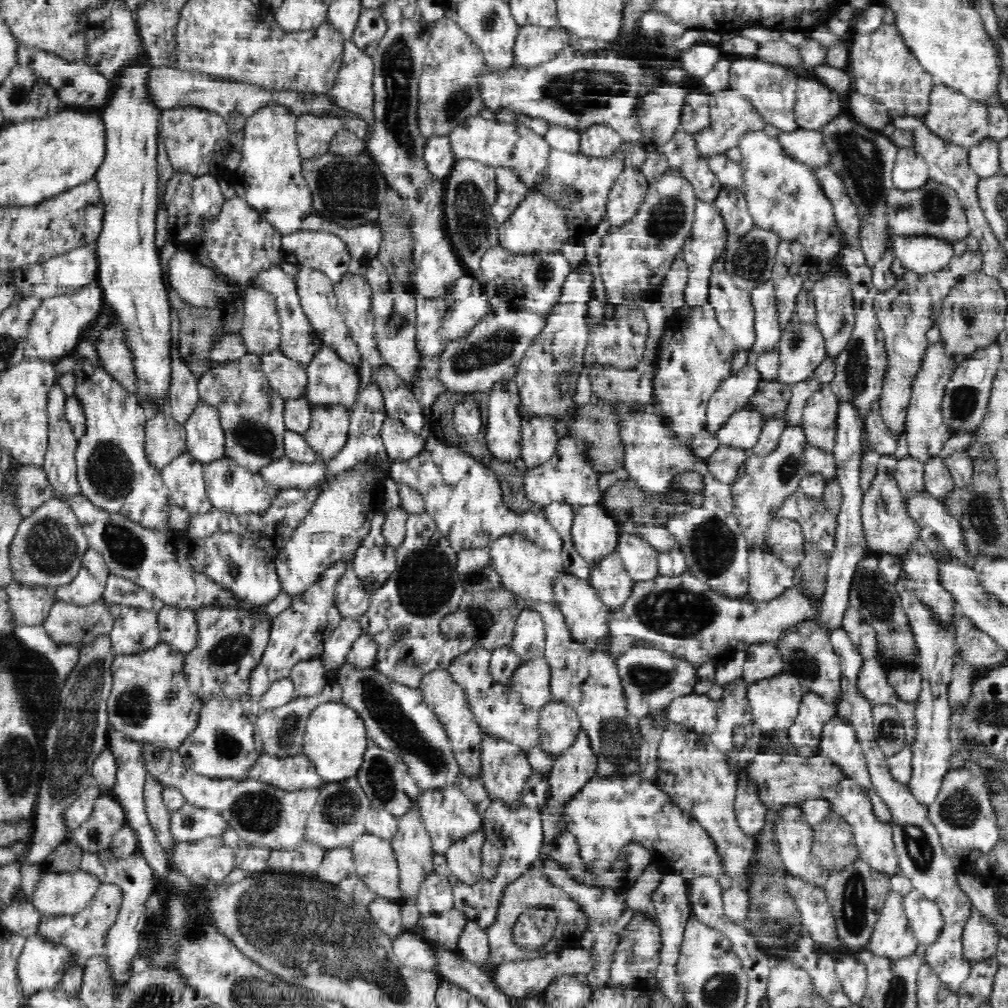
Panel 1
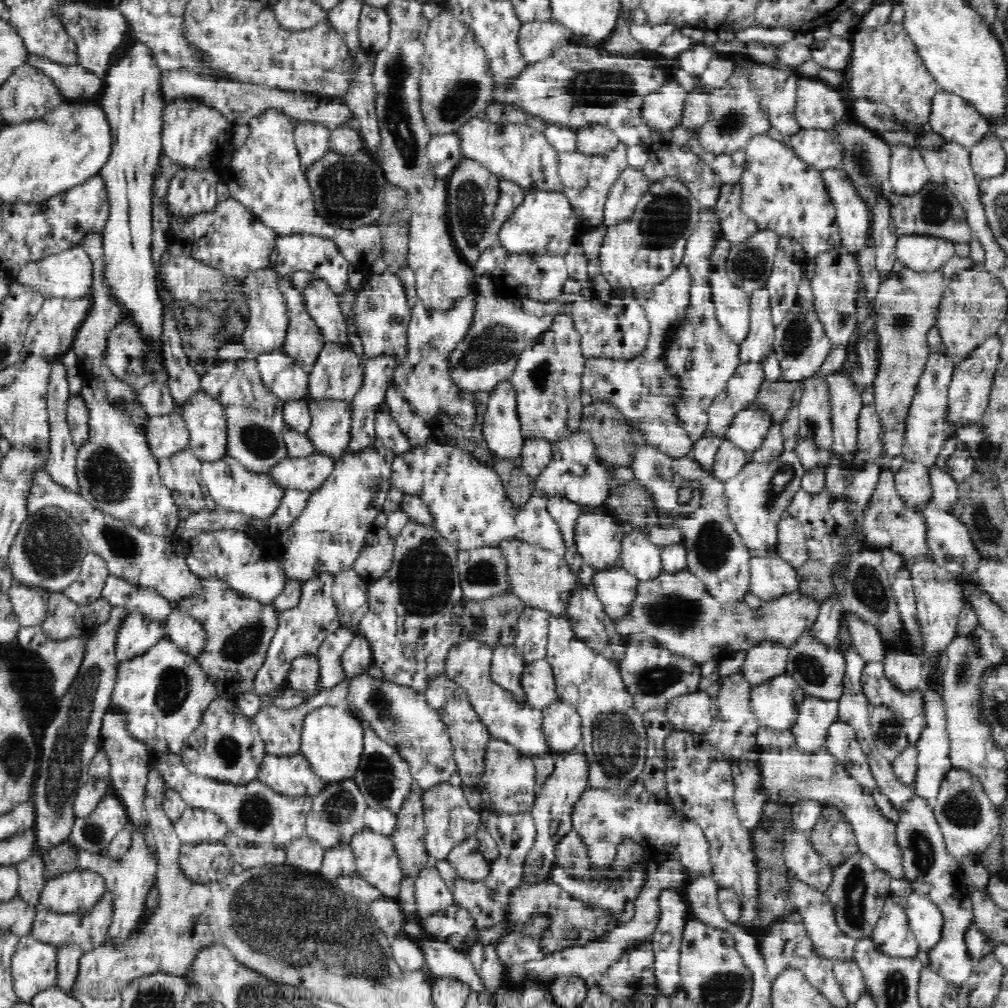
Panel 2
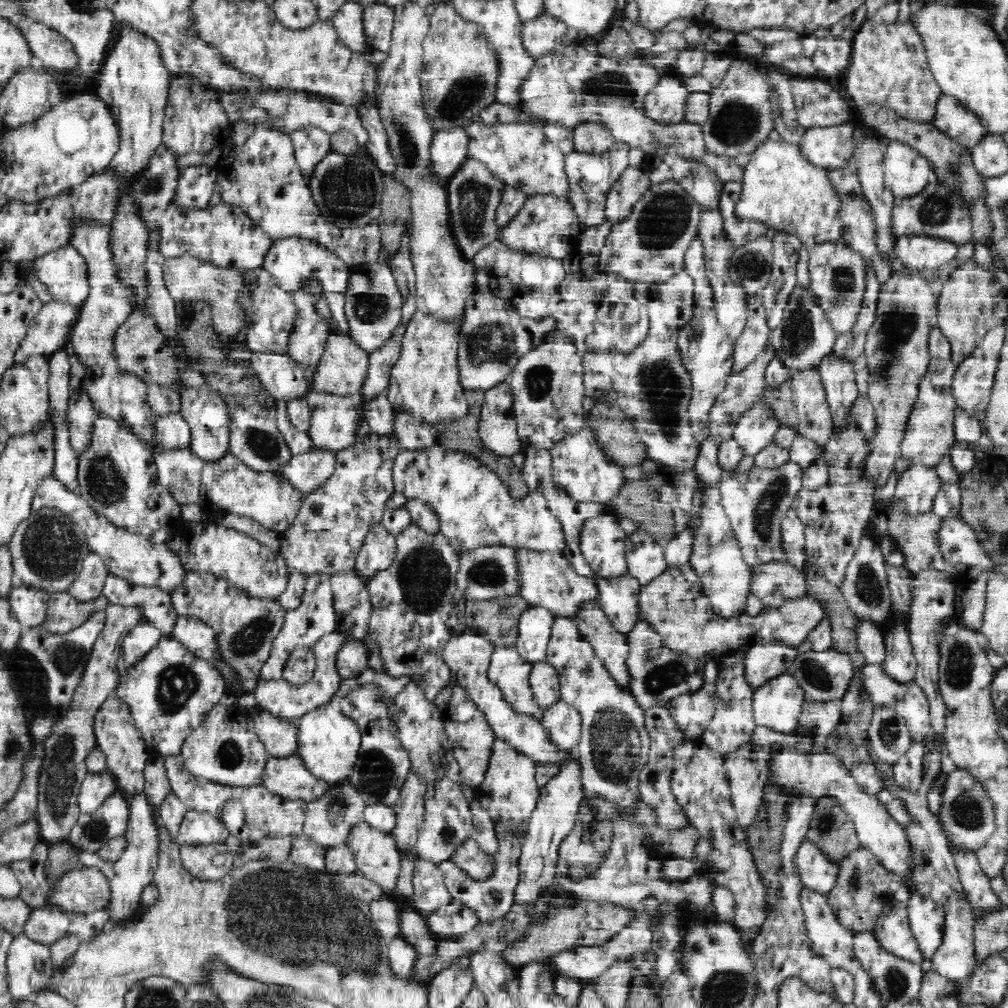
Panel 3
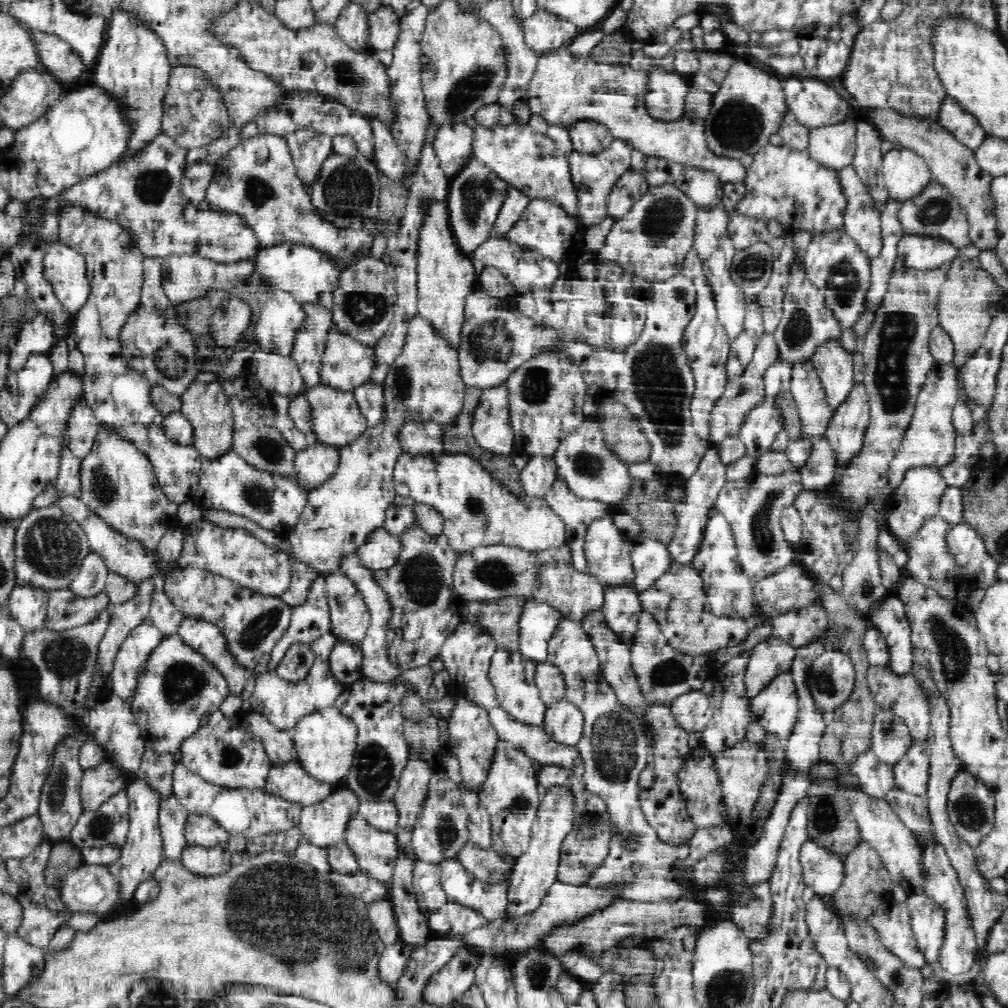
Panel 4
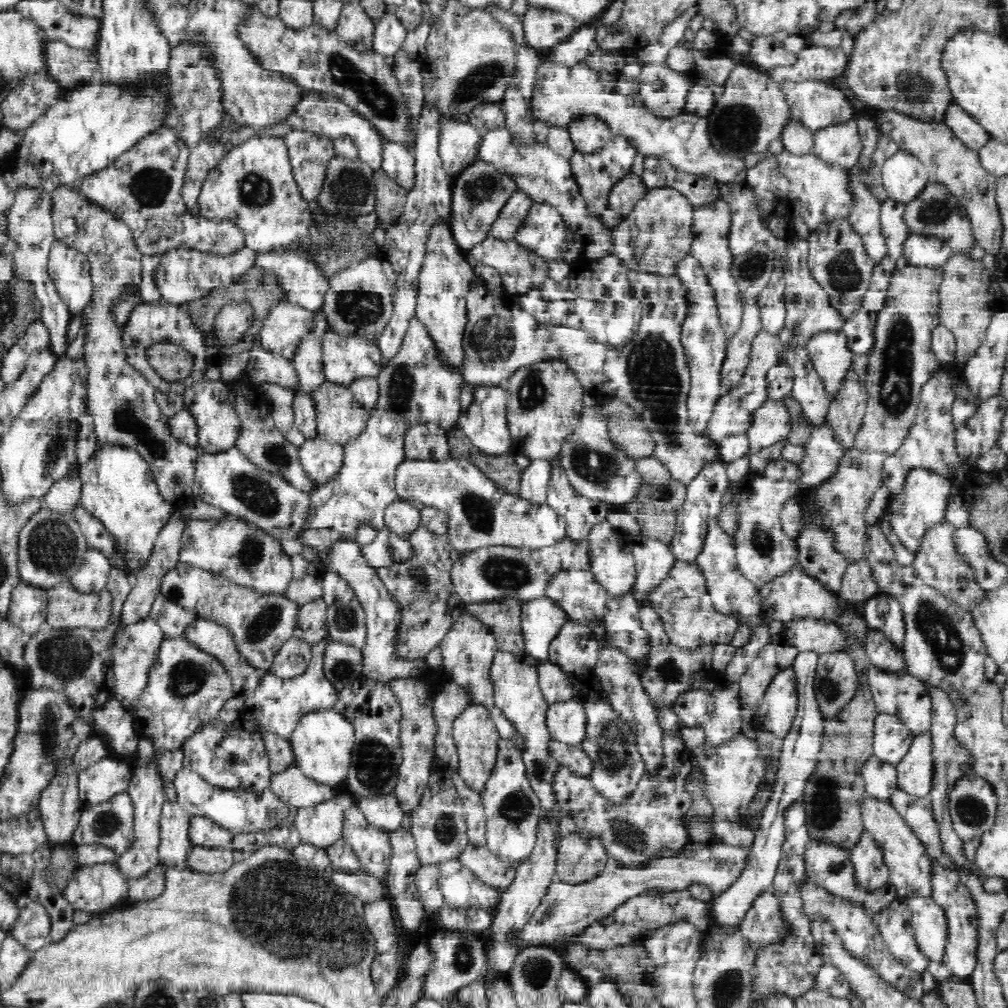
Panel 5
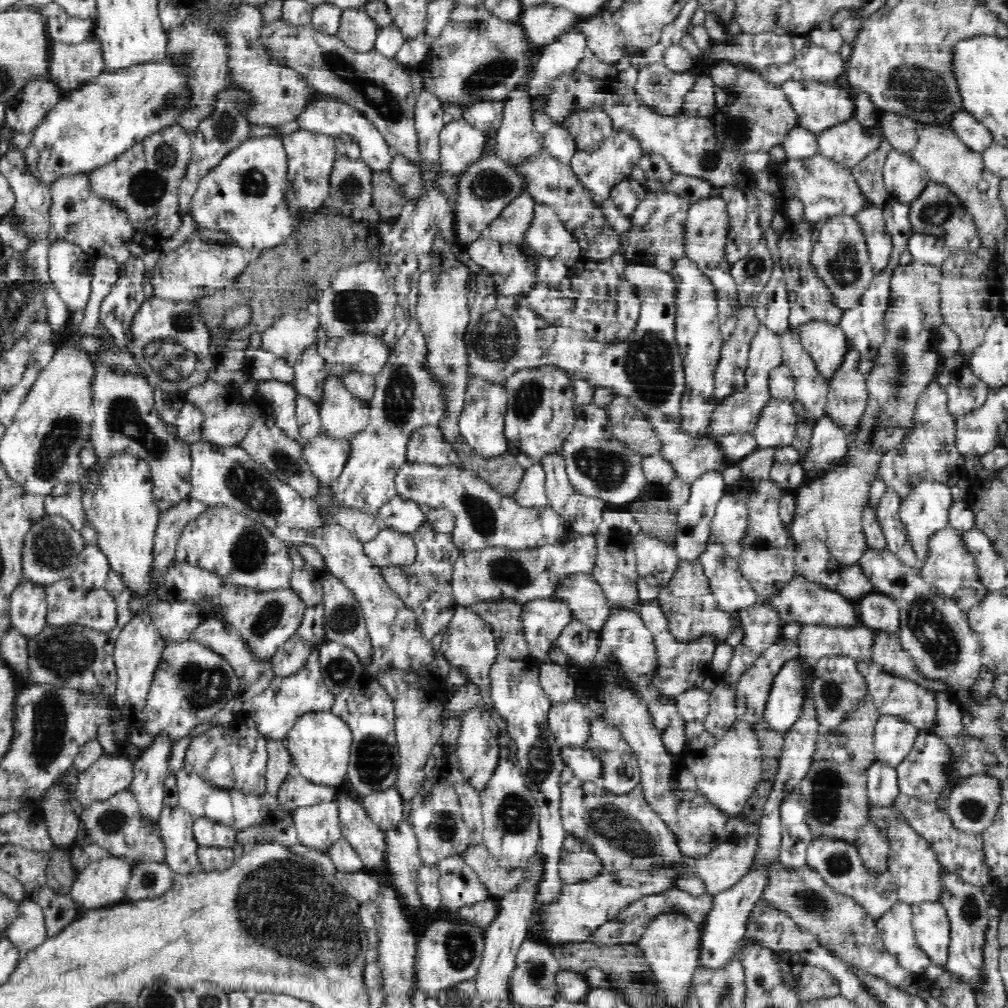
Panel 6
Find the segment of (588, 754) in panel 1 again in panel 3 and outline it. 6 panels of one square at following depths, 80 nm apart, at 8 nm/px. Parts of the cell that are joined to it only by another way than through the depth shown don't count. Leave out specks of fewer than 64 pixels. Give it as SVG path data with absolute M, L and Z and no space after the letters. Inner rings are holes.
M577 755L557 761L557 773L548 782L539 787L536 808L528 820L529 830L526 842L522 846L522 856L518 862L520 880L514 894L515 909L528 901L533 901L539 890L555 884L557 858L560 843L577 823L578 808L585 796L582 780L582 765Z

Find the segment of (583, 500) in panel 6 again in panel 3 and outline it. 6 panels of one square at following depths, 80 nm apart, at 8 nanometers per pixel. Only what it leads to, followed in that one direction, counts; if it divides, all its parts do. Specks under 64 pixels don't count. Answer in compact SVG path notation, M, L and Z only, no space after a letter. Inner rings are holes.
M550 487L544 493L549 509L562 525L565 535L565 548L561 553L578 575L593 580L596 575L580 551L580 529L587 518L606 512L606 505L576 502L560 488Z

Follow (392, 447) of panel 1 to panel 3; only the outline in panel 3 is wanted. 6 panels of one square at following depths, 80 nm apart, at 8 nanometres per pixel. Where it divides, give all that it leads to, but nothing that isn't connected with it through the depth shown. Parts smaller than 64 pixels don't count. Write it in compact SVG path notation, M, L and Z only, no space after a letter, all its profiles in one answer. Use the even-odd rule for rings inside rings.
M386 394L376 396L376 400L364 404L362 409L364 409L364 415L367 416L372 433L379 434L380 436L391 436L397 443L395 412L393 411L393 404L387 399Z

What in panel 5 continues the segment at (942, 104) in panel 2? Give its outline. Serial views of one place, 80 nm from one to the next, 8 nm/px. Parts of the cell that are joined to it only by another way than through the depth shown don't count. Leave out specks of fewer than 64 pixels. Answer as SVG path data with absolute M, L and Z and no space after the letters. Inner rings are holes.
M955 102L949 104L944 112L945 123L952 133L958 137L968 148L980 150L983 144L990 138L986 130L976 122L976 120L967 114Z

